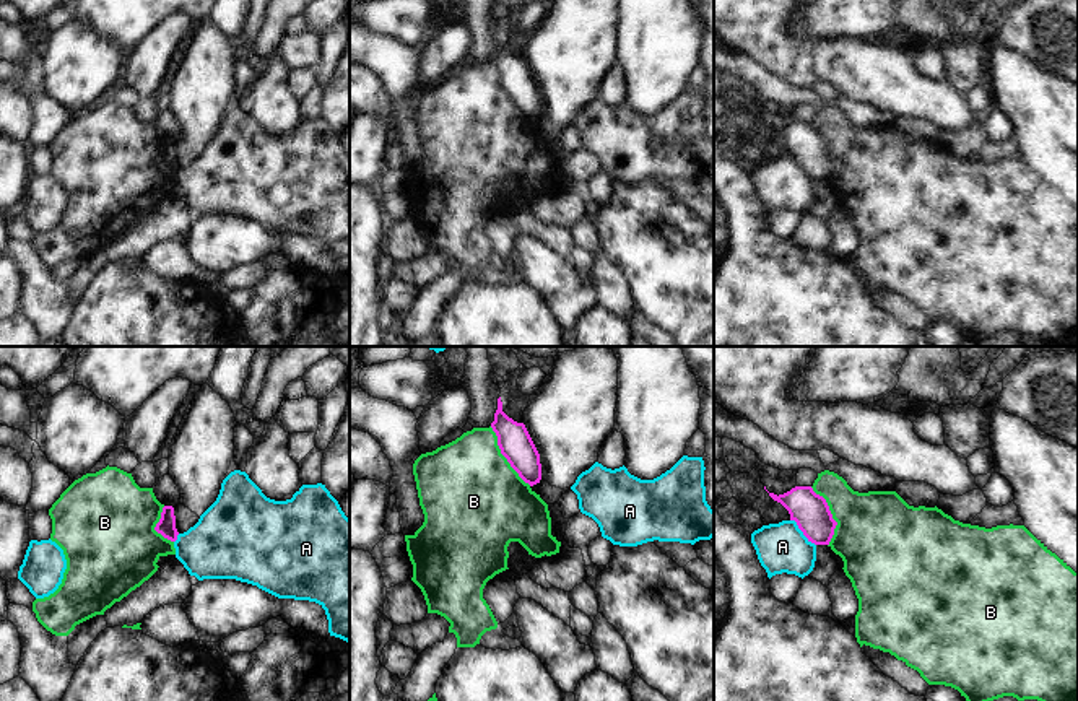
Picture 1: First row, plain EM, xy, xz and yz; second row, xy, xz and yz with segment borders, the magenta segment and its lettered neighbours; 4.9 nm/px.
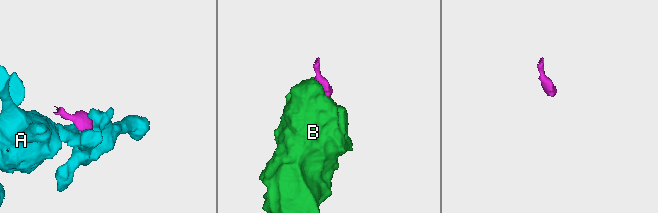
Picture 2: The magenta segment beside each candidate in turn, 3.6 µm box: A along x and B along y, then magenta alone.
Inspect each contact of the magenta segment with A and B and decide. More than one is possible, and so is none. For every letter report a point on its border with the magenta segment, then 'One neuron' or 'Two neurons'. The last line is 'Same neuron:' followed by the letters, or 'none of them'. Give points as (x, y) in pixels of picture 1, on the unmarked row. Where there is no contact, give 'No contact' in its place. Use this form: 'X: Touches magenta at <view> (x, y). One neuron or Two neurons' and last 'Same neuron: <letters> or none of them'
A: Touches magenta at yz (802, 166). Two neurons
B: Touches magenta at yz (831, 152). Two neurons
Same neuron: none of them

